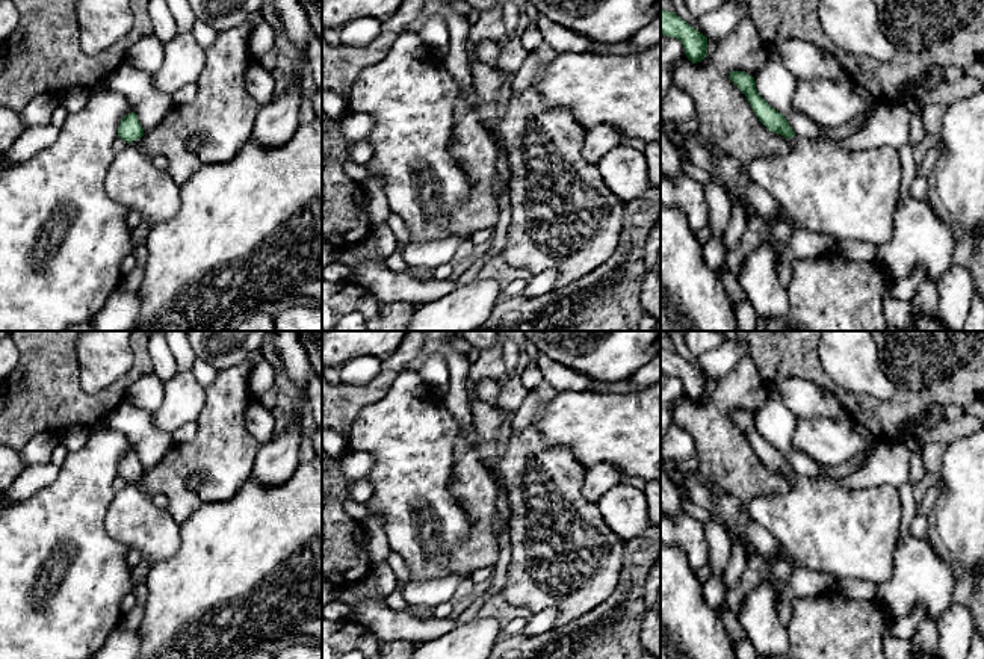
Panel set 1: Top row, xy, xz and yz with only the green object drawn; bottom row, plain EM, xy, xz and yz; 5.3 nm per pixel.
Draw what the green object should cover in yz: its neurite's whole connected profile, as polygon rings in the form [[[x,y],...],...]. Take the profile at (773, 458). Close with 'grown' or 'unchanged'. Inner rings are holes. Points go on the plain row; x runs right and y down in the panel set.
[[[732,410],[729,417],[747,435],[759,459],[789,481],[784,493],[771,493],[745,503],[751,518],[765,528],[797,565],[843,579],[886,582],[893,570],[893,558],[902,529],[904,509],[899,490],[890,484],[849,490],[834,482],[824,469],[815,478],[800,476],[786,456],[771,446],[757,431],[754,416],[745,410]]]; grown

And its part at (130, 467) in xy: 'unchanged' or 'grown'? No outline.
grown

